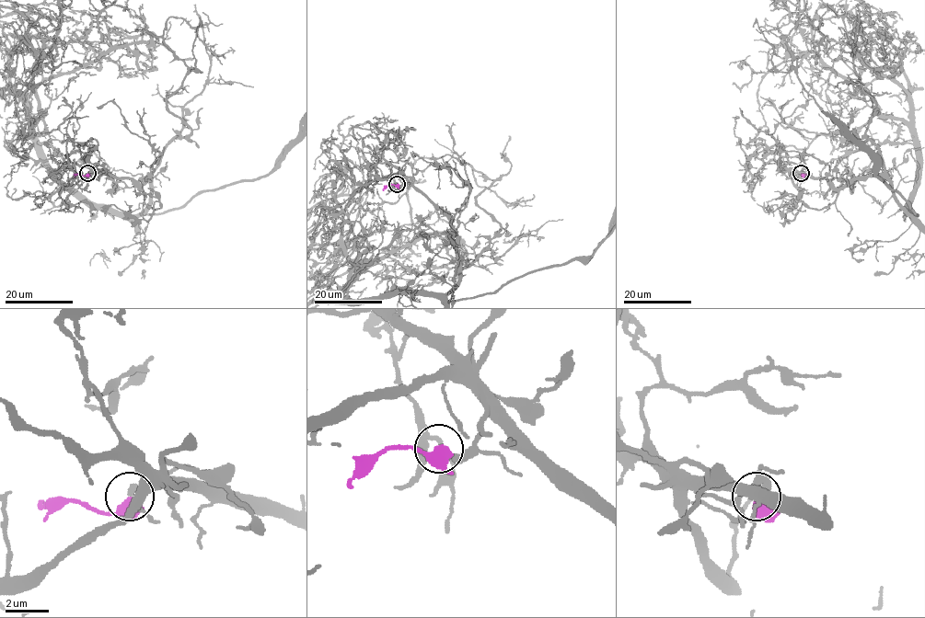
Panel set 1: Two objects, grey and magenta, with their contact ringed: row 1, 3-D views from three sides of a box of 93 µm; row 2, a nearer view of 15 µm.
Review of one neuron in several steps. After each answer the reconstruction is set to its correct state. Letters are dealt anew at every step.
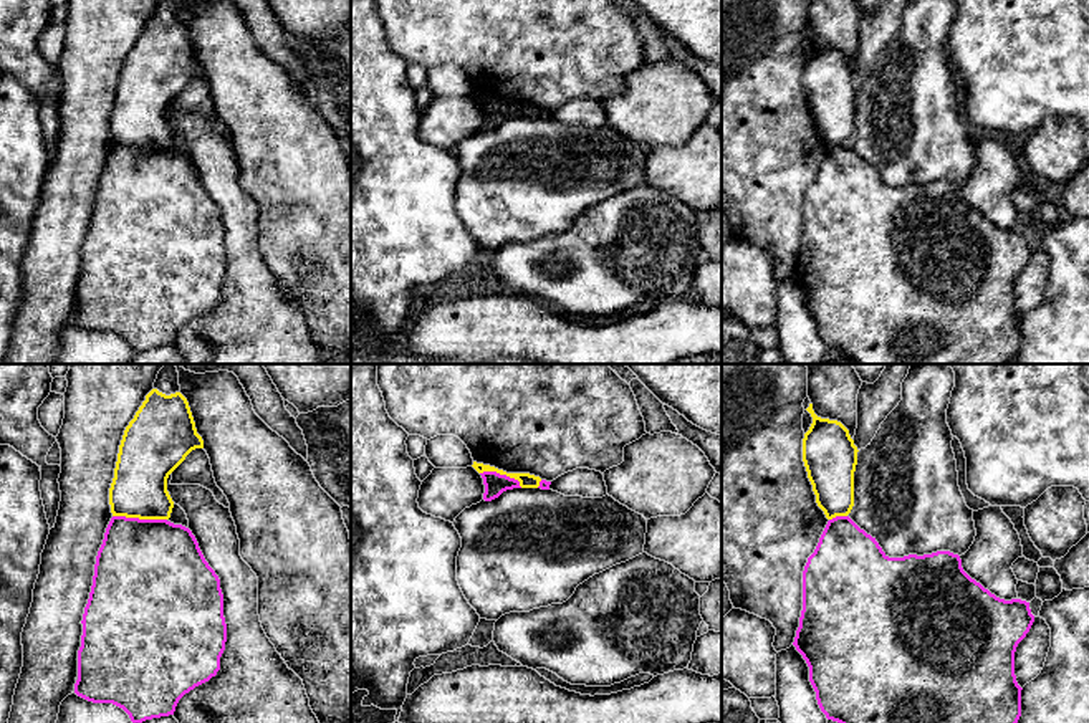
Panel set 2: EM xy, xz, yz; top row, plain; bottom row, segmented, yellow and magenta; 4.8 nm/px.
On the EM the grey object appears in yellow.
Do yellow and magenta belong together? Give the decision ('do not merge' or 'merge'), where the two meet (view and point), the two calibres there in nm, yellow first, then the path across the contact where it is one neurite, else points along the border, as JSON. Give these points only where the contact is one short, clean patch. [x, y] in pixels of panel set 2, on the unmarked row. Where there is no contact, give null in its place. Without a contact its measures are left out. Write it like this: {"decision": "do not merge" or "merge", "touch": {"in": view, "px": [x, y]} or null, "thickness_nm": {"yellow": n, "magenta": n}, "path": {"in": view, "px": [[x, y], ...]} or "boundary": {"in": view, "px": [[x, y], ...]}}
{"decision": "do not merge", "touch": {"in": "xy", "px": [139, 148]}, "thickness_nm": {"yellow": 280, "magenta": 480}, "boundary": {"in": "xy", "px": [[113, 144], [166, 149]]}}

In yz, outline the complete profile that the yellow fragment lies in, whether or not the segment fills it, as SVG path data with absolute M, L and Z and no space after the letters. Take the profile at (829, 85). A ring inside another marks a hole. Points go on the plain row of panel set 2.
M813 33L806 40L813 53L803 68L803 91L816 132L828 149L847 146L854 136L859 79L841 51L818 46Z

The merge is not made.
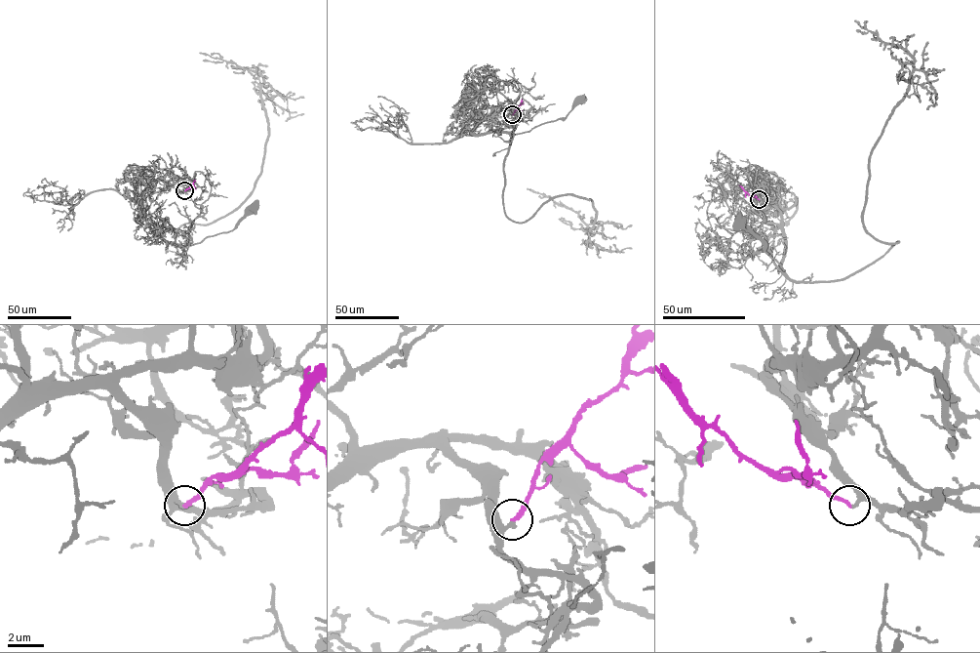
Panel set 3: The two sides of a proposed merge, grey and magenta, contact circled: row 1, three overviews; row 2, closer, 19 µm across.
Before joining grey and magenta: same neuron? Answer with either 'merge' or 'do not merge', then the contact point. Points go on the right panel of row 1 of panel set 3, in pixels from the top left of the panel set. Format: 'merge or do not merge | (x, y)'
merge | (759, 199)

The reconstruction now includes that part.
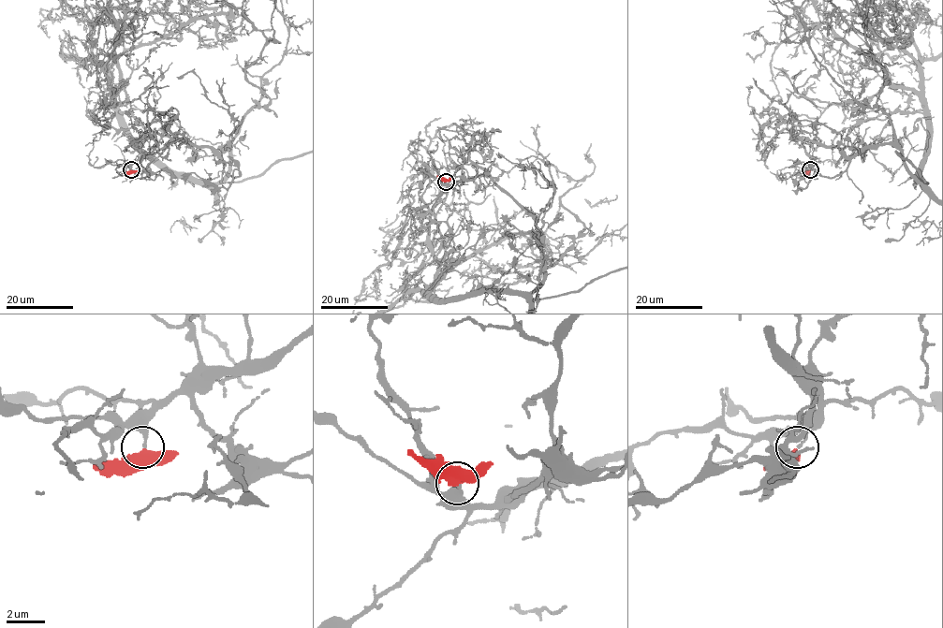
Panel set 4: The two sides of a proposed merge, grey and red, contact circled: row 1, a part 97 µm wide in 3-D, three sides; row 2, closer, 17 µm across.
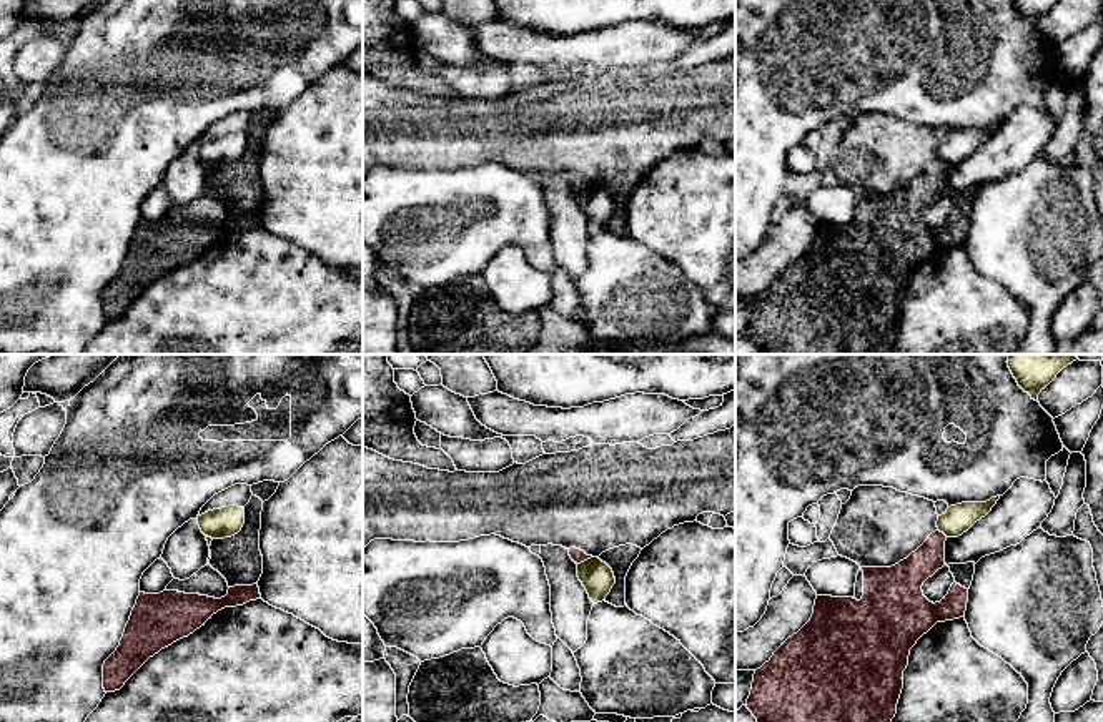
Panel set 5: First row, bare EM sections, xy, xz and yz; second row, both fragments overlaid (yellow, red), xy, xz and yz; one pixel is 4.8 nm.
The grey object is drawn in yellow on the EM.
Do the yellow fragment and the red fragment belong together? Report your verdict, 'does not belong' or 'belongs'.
does not belong

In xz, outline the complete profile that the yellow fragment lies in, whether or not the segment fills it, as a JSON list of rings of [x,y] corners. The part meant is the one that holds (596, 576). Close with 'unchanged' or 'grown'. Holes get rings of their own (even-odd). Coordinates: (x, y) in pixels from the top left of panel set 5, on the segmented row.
[[[599,557],[577,564],[577,577],[594,604],[606,601],[606,596],[616,584],[612,569]]] | unchanged

